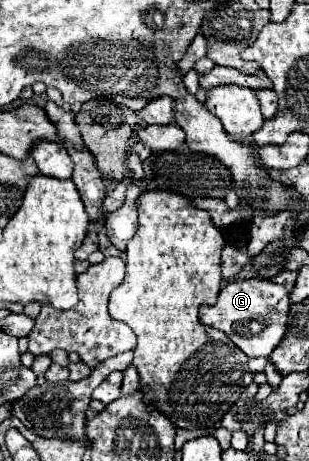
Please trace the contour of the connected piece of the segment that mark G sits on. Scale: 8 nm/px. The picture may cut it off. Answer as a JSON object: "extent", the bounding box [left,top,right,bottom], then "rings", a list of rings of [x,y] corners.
{"extent":[200,277,290,357],"rings":[[[250,277],[248,281],[228,281],[214,305],[200,307],[200,321],[224,331],[228,339],[248,357],[268,357],[278,341],[286,335],[286,317],[290,309],[290,293],[284,285],[270,279]]]}

